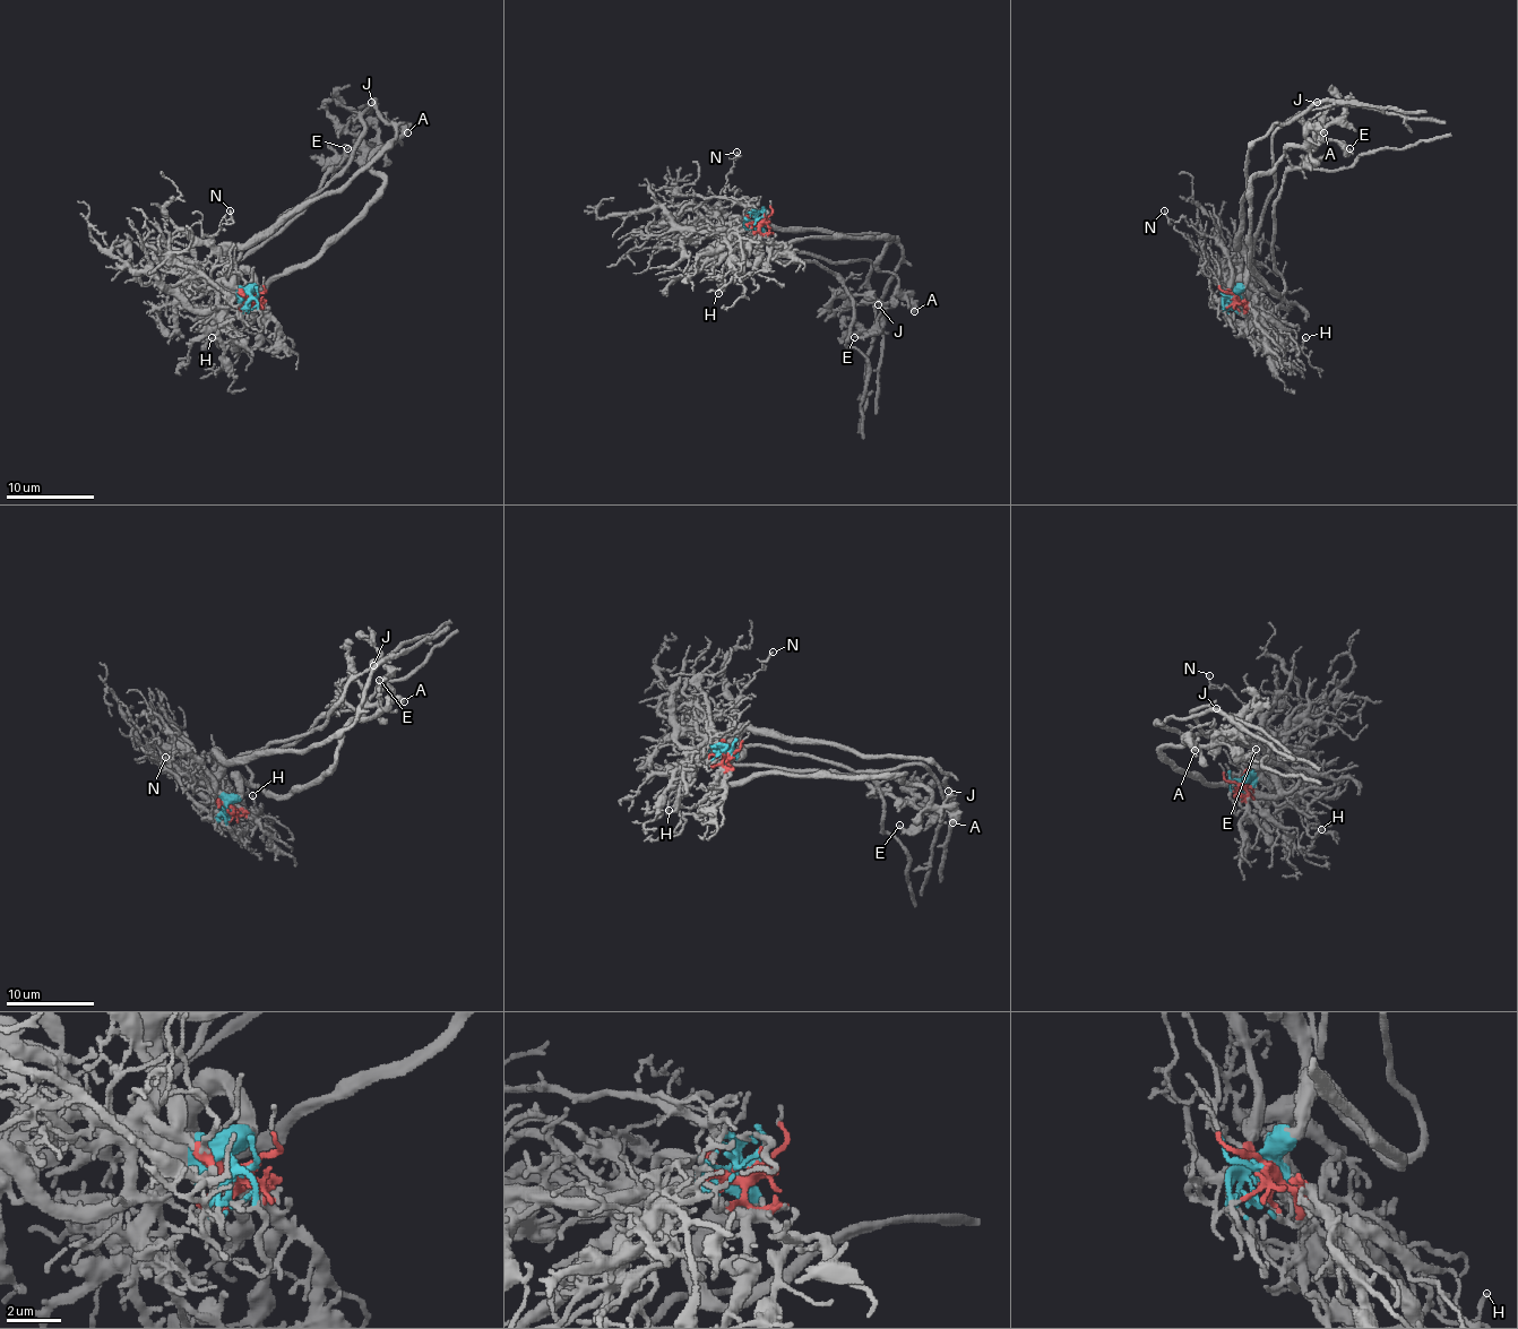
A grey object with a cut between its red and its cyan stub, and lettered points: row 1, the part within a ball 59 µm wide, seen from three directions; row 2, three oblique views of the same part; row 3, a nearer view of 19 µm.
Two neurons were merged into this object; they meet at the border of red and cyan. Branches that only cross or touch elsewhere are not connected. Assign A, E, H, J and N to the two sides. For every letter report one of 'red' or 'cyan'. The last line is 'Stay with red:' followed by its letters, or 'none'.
A: cyan
E: cyan
H: cyan
J: red
N: red
Stay with red: J, N

